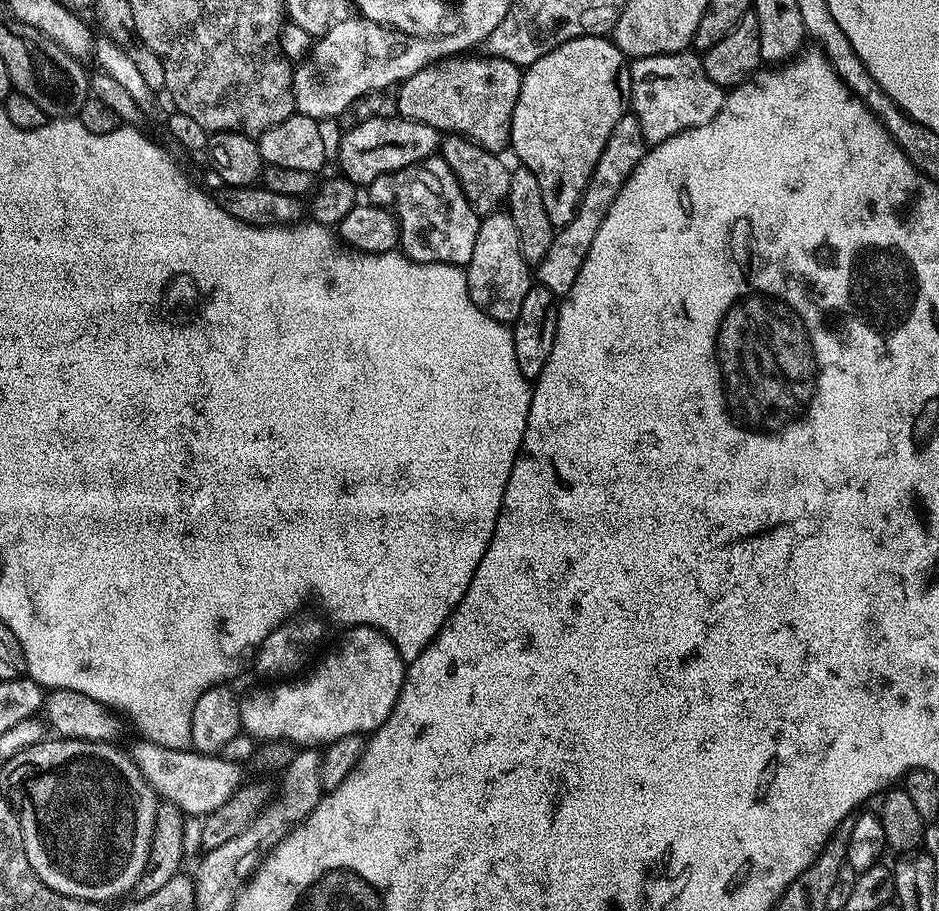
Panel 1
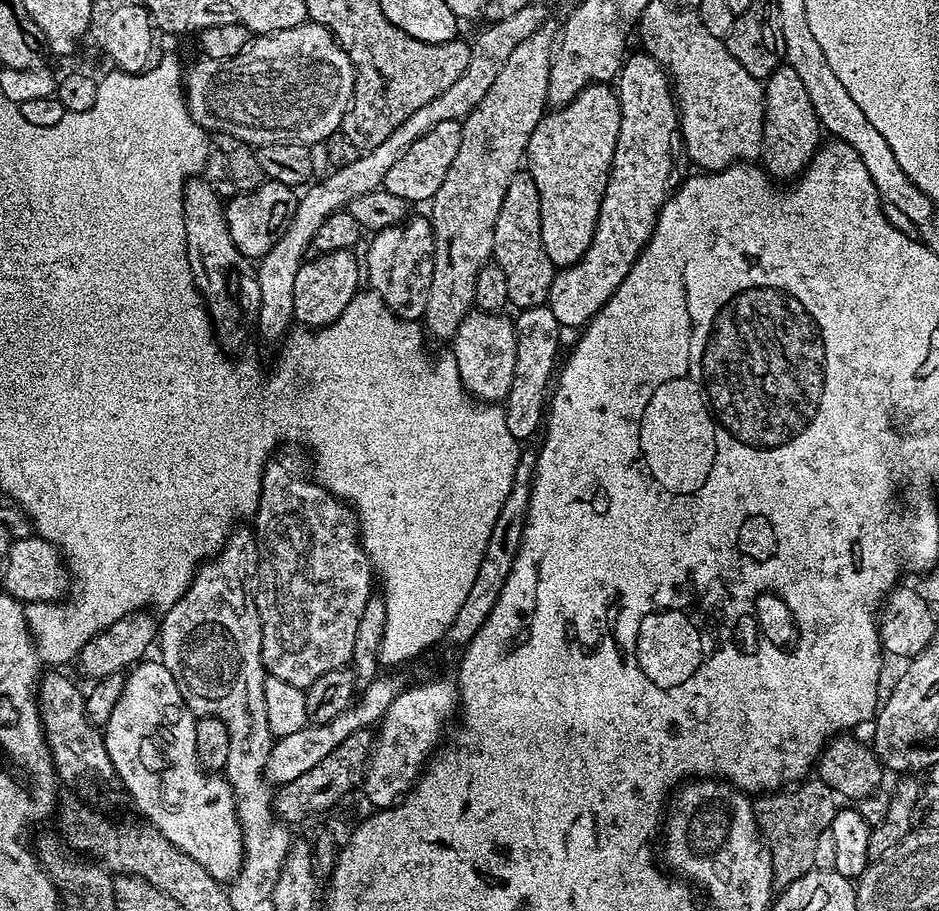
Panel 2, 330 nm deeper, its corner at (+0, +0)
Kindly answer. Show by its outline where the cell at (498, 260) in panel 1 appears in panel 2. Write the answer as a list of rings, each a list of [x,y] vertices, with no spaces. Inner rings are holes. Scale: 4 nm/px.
[[[473,310],[468,313],[466,318],[462,318],[462,322],[458,326],[456,335],[450,341],[450,354],[456,360],[458,366],[458,374],[462,378],[462,386],[468,391],[468,395],[477,402],[502,402],[510,394],[510,382],[514,382],[514,354],[516,353],[516,326],[511,319],[507,320],[507,315],[498,312],[482,312]]]

